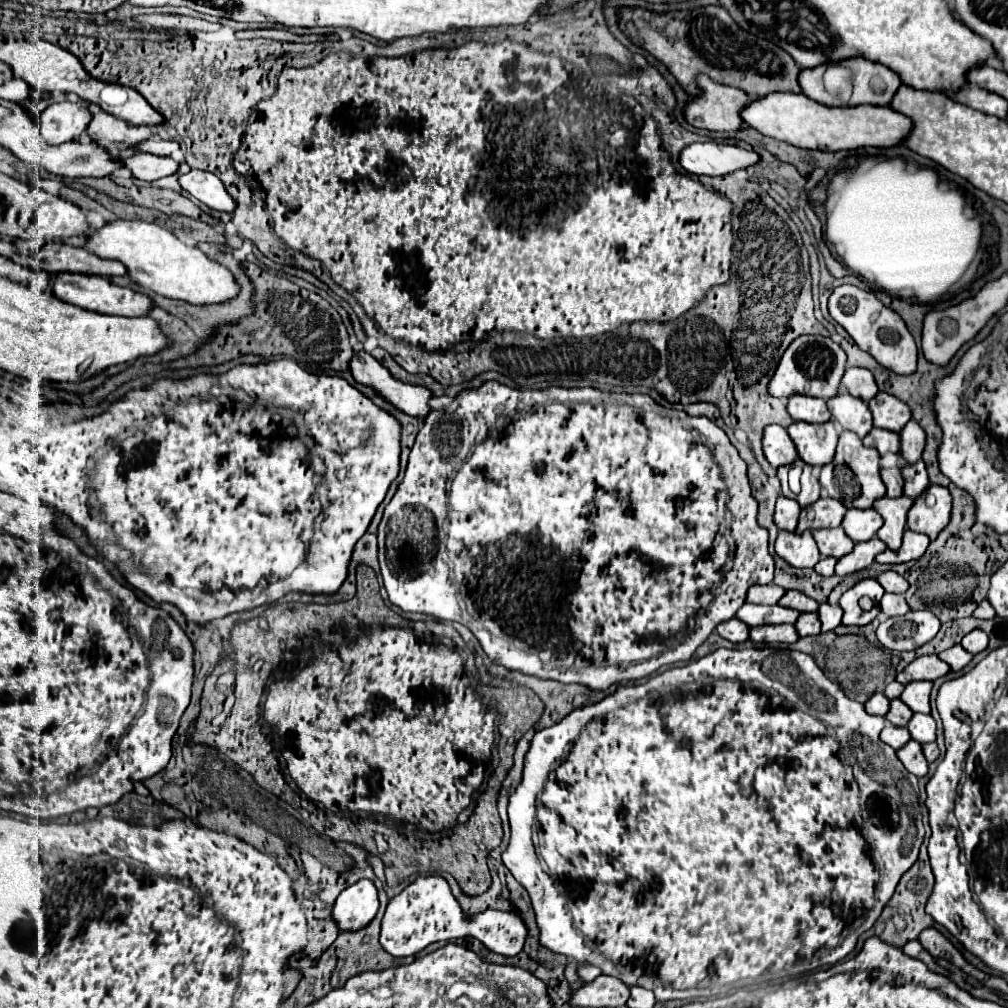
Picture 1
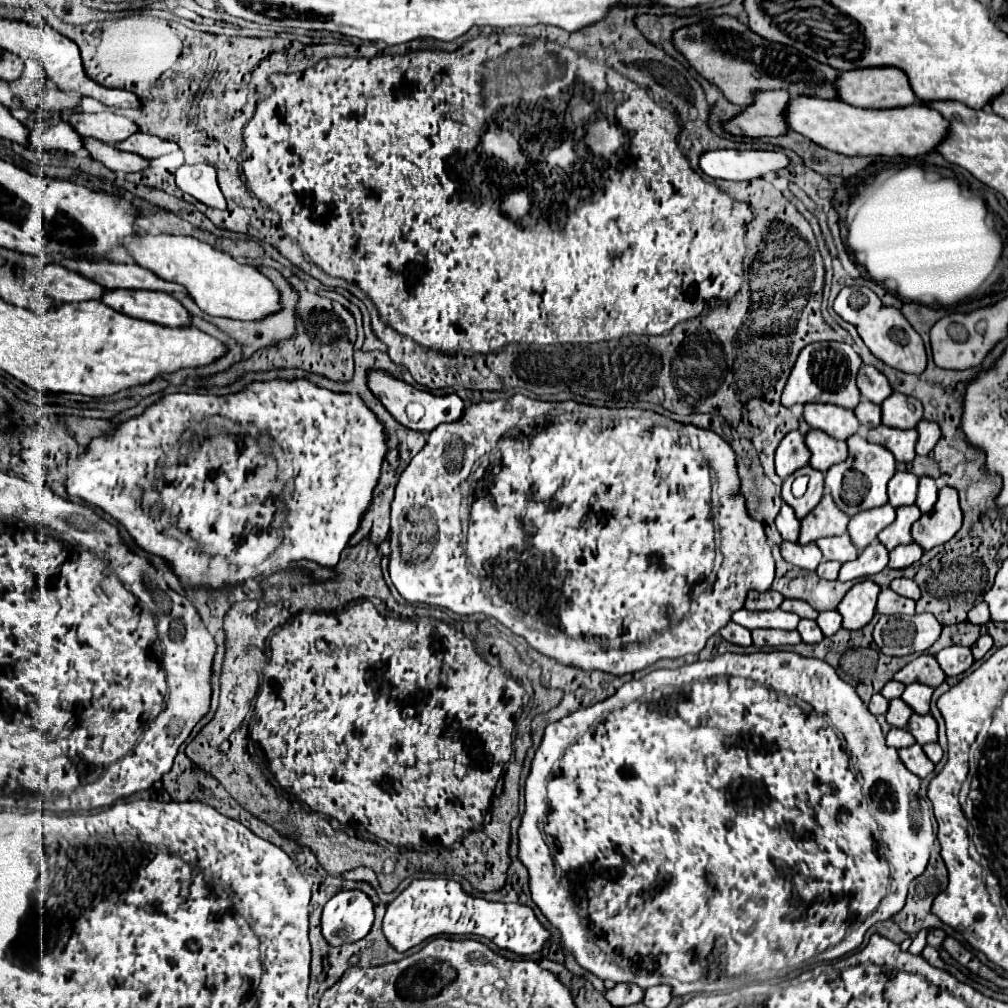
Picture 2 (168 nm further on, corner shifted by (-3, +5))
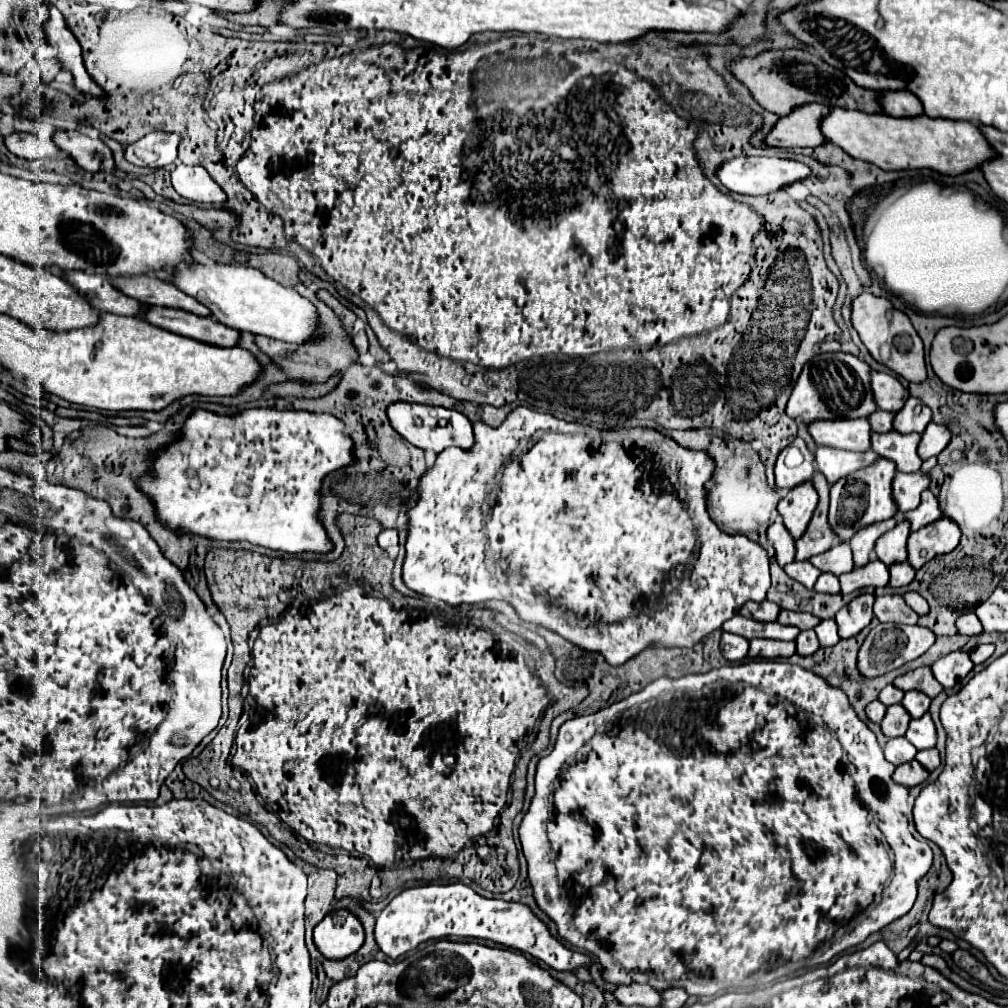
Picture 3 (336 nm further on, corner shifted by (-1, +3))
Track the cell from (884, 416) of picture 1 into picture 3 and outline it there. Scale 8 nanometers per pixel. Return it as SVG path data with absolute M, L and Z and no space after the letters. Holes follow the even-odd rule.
M909 397L903 405L901 411L895 413L895 419L893 419L893 429L899 431L899 433L923 433L927 423L931 421L931 409L923 407L923 411L919 415L913 415L913 407L919 405L921 401L917 397Z

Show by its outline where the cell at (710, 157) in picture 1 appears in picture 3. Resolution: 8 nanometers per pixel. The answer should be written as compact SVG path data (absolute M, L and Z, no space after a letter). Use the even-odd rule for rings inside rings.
M733 157L725 163L721 163L715 171L717 179L735 193L745 193L745 195L765 195L771 193L787 183L805 179L809 175L809 167L799 163L799 161L791 161L791 159L779 159L779 157Z

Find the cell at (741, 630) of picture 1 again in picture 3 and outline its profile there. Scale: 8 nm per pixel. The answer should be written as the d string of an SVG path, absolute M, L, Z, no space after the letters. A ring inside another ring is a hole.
M723 633L721 653L727 661L741 661L743 657L747 657L747 651L749 651L749 641L747 639L743 639L741 635Z

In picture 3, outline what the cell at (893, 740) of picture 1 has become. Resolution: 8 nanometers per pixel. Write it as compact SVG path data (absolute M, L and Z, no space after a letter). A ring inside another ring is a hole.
M905 737L889 739L887 745L885 745L885 757L893 765L901 765L901 763L907 763L907 761L915 759L915 753L917 753L917 749Z

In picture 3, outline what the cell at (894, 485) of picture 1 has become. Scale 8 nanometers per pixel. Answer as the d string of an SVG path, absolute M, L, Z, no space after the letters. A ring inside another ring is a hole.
M897 473L893 479L893 501L897 503L897 515L919 507L921 491L929 485L929 477L923 473Z

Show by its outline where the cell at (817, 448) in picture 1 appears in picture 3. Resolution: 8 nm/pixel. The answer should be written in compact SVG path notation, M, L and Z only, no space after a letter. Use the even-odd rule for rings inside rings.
M819 445L815 449L815 461L817 469L827 477L829 483L835 483L835 479L841 479L843 475L849 475L851 471L857 471L859 467L871 465L879 455L871 449L861 453L851 453L835 447L823 447Z

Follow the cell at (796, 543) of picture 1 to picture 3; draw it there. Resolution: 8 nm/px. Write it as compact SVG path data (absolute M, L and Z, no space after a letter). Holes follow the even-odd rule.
M793 561L793 563L789 563L789 565L783 567L783 569L785 569L785 573L787 573L791 579L803 583L805 587L813 587L815 581L817 581L817 577L821 575L821 571L817 571L809 561Z

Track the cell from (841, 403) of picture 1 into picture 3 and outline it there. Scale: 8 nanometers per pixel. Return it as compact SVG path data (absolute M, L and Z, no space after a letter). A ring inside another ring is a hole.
M873 411L869 415L869 423L871 423L871 429L877 431L877 433L883 433L883 431L889 431L893 427L893 413L889 411Z

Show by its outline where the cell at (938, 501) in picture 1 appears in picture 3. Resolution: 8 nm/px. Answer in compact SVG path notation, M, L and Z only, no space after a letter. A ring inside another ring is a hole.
M941 517L935 523L929 523L927 527L913 531L909 535L909 543L907 543L909 557L907 557L907 561L915 569L919 569L931 557L935 557L939 553L953 551L957 547L959 539L961 539L961 529L957 527L957 523L949 517Z

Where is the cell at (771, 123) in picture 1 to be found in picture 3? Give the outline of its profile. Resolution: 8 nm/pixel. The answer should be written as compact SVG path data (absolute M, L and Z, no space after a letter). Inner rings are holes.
M833 107L827 115L823 115L819 129L829 143L841 147L851 157L873 163L885 171L935 169L947 175L959 175L993 155L983 135L979 135L979 127L969 121L931 119L927 115L891 117L885 113L861 113Z

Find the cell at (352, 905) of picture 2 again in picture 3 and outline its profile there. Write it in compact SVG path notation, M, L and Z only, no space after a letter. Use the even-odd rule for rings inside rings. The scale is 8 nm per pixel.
M333 909L315 925L313 939L325 957L343 959L363 945L365 931L355 913L349 909Z

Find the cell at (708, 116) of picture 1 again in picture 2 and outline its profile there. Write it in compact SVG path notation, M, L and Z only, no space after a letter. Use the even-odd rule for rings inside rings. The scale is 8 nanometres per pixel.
M789 91L757 93L755 103L745 107L739 117L729 121L725 129L733 135L745 137L779 137L789 131L785 125L785 105L789 105Z

